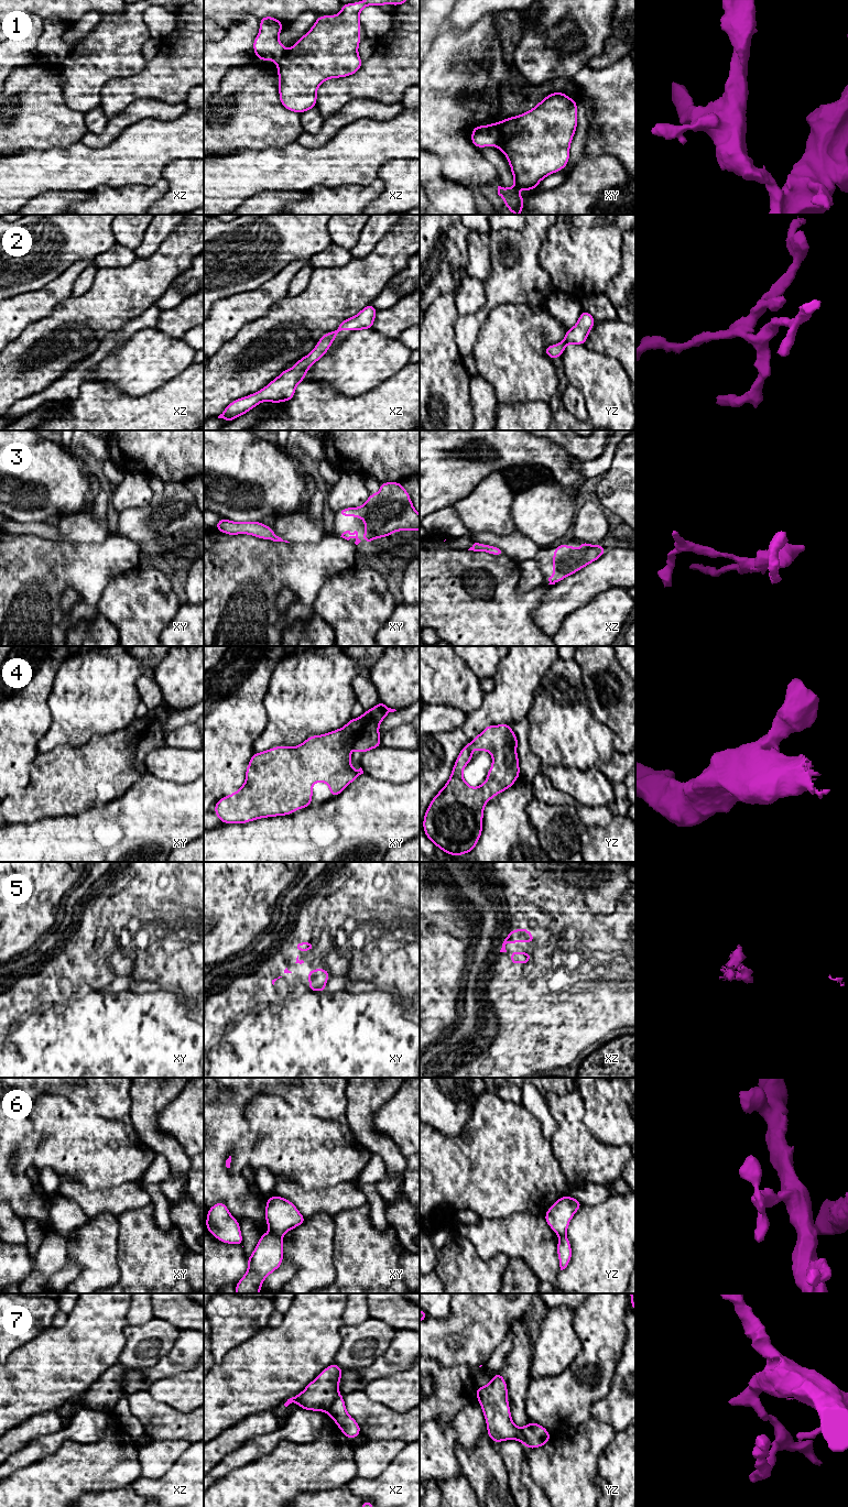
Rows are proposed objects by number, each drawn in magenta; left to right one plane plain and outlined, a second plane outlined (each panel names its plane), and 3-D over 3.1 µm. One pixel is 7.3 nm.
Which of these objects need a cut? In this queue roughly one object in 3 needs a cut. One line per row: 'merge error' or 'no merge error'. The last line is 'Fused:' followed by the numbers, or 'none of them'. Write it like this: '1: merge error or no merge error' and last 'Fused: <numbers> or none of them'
1: merge error
2: no merge error
3: no merge error
4: no merge error
5: no merge error
6: merge error
7: merge error
Fused: 1, 6, 7

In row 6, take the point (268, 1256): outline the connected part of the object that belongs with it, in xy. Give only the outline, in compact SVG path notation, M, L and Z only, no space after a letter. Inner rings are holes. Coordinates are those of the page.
M263 1233L250 1257L248 1270L236 1285L236 1293L260 1293L263 1280L283 1262L282 1237Z

